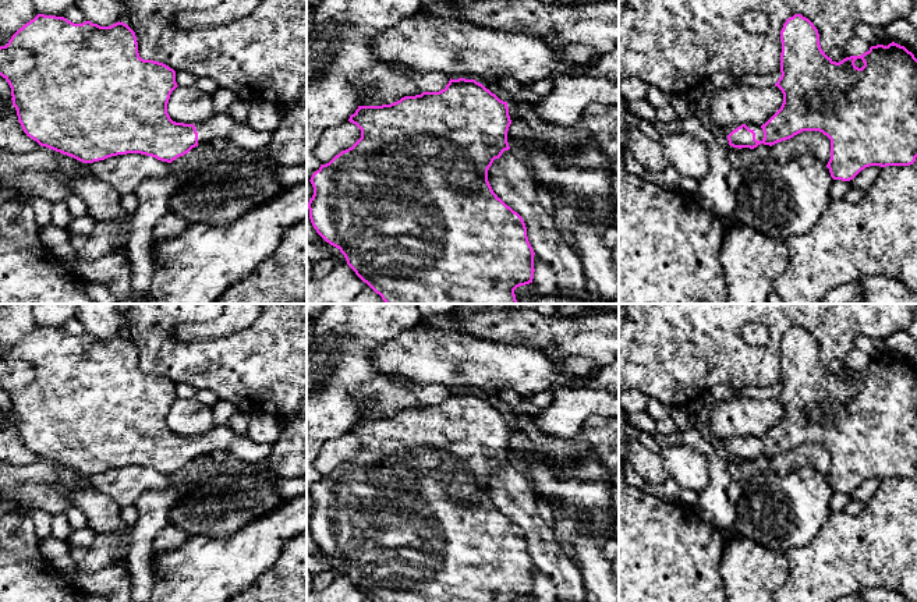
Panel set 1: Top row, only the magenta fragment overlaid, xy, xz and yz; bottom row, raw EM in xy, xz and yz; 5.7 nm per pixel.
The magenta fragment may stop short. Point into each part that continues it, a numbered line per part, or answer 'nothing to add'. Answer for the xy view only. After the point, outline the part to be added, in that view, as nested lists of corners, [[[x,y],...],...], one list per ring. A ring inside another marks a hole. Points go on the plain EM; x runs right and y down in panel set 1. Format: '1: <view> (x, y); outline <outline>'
1: xy (222, 438); outline [[[226,424],[212,431],[194,435],[198,445],[198,458],[205,458],[215,450],[224,450],[229,456],[247,463],[266,463],[272,445],[258,445],[245,433],[231,431]]]

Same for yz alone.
1: yz (758, 443); outline [[[747,435],[746,438],[755,445],[755,452],[757,453],[764,452],[764,443],[762,443],[761,438],[751,436],[751,435]]]

